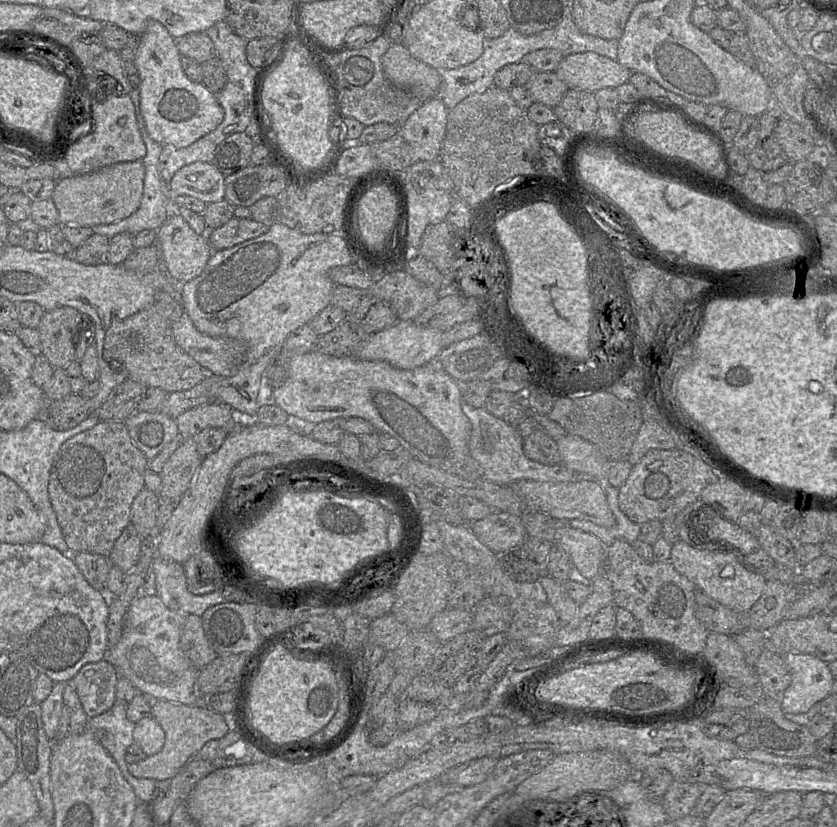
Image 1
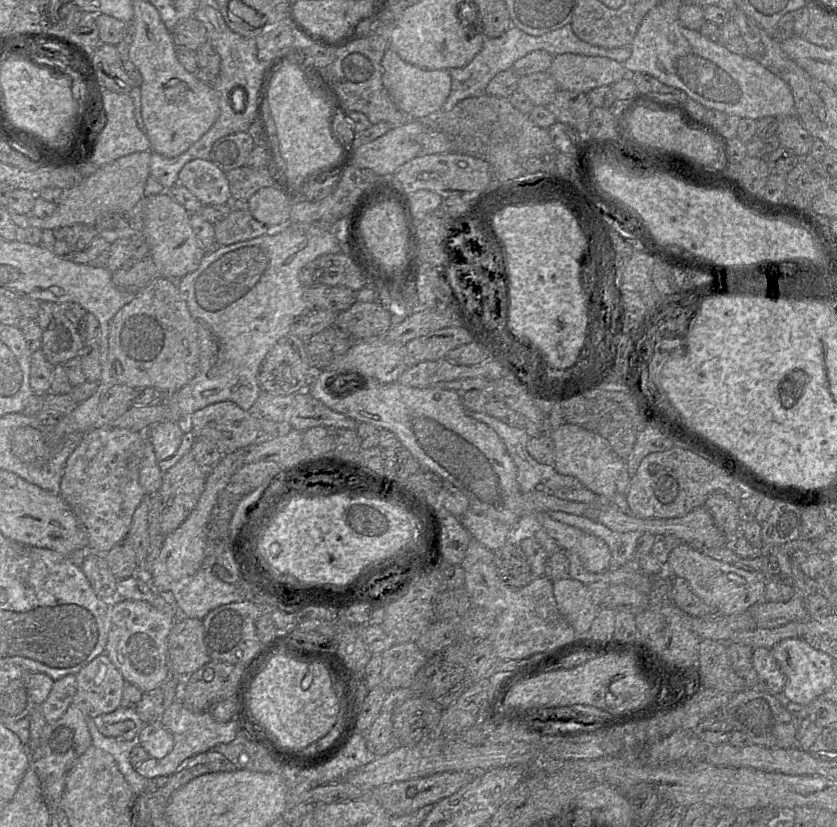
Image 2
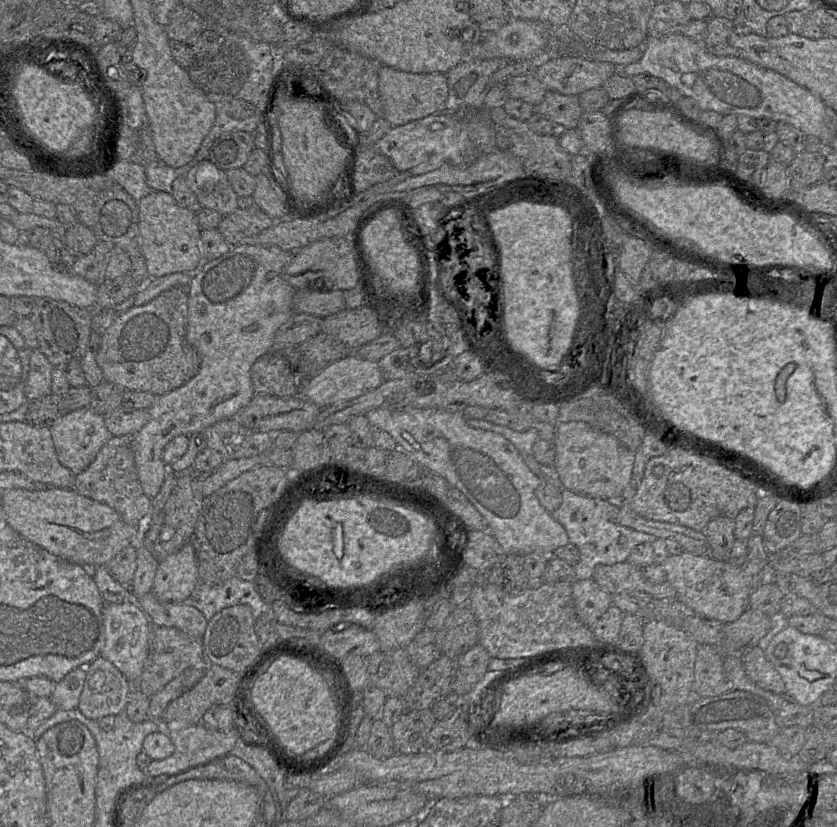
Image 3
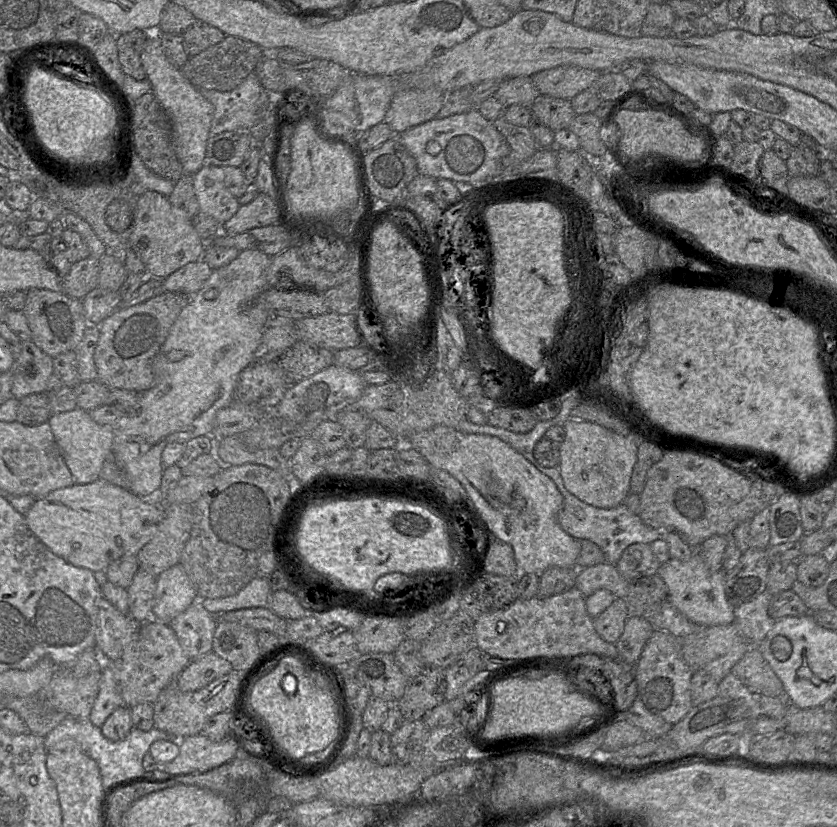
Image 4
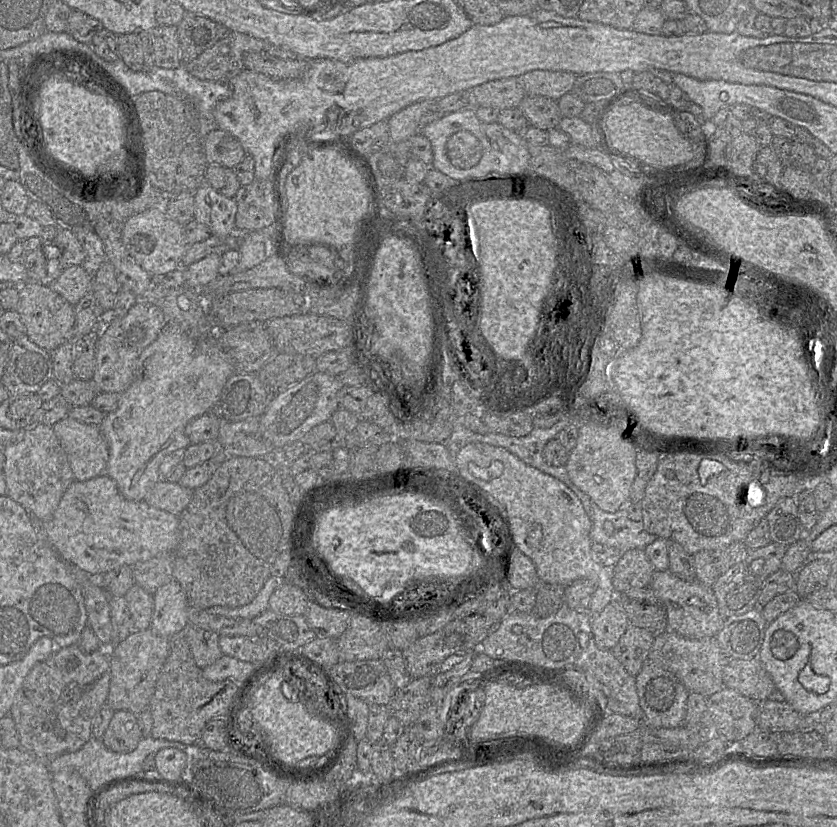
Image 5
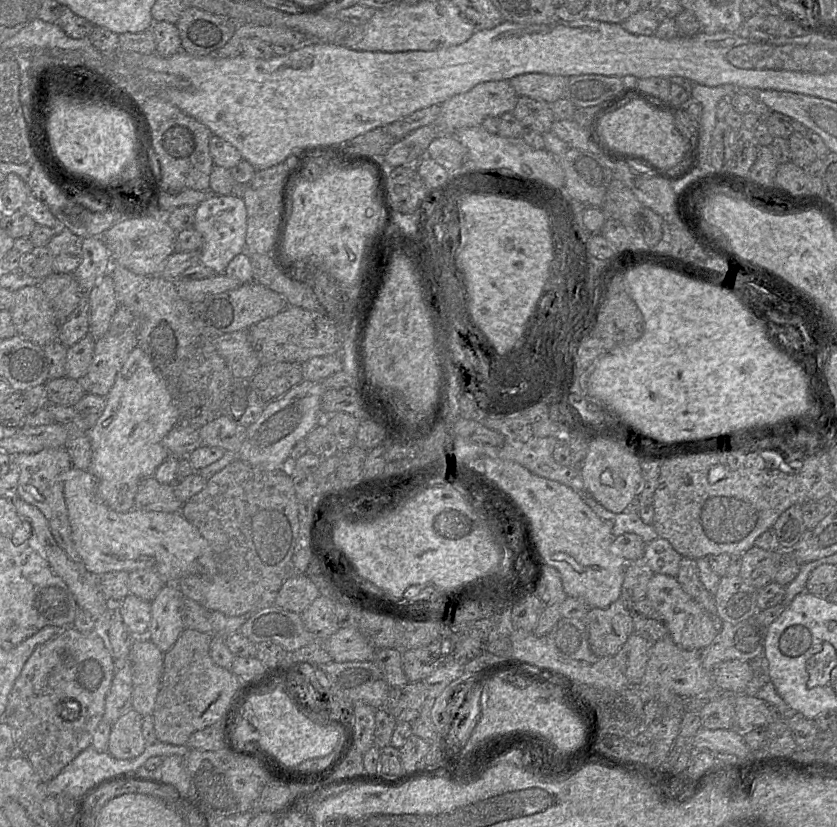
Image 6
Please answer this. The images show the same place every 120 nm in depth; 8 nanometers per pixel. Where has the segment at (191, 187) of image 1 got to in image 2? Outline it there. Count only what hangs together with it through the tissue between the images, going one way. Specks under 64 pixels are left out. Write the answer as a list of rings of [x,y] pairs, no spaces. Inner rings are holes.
[[[195,159],[180,171],[178,183],[186,187],[203,205],[230,204],[232,196],[227,175],[212,161]]]

